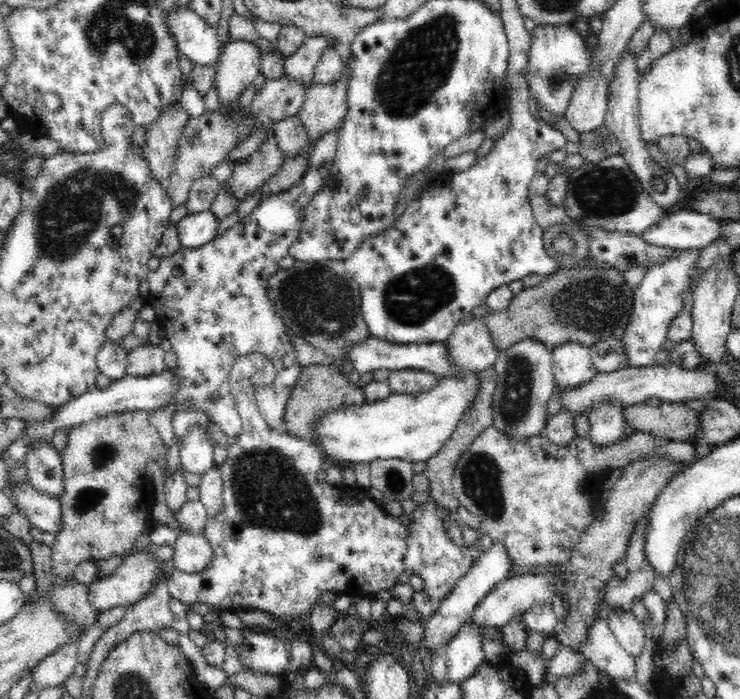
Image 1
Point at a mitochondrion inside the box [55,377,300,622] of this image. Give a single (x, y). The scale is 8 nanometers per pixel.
(89, 498)

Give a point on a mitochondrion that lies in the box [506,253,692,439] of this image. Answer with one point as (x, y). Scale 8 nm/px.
(594, 305)

